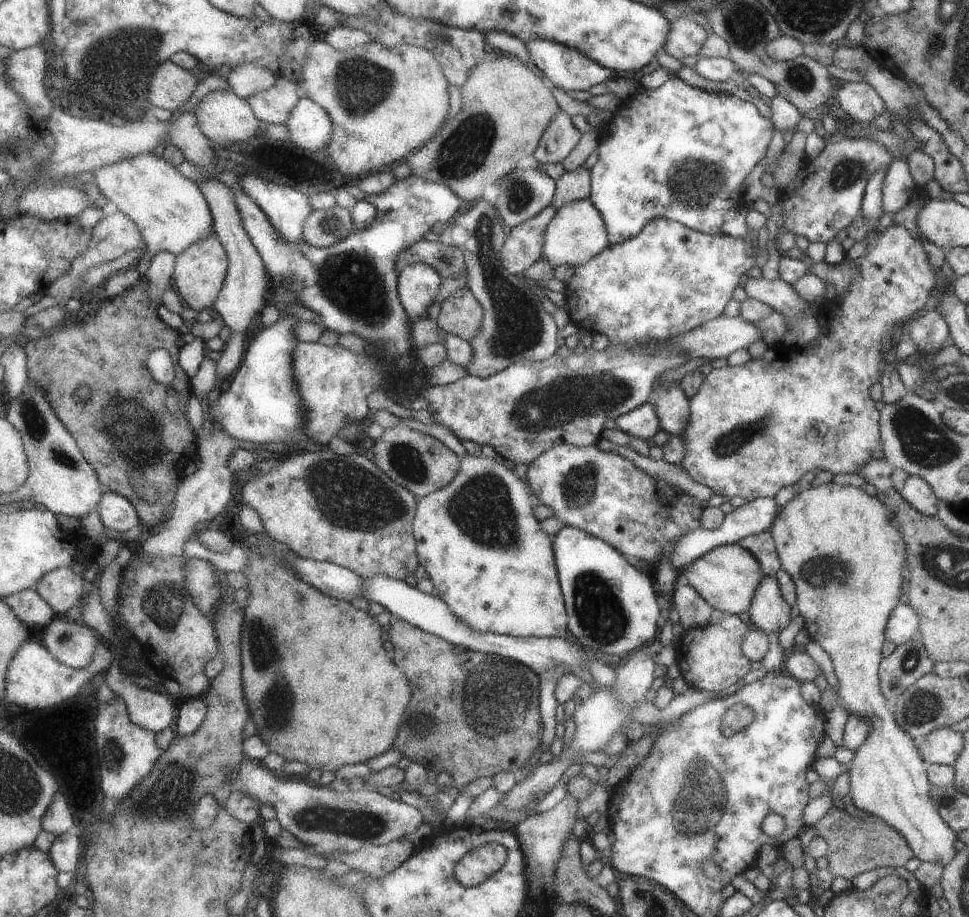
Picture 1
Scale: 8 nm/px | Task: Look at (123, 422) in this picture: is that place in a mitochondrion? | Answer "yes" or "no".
yes

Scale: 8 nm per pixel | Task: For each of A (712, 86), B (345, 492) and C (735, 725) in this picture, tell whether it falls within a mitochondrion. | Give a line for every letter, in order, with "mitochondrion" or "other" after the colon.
A: other
B: mitochondrion
C: mitochondrion

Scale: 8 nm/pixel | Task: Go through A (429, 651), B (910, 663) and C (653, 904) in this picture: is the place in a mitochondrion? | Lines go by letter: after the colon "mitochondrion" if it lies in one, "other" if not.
A: other
B: mitochondrion
C: mitochondrion

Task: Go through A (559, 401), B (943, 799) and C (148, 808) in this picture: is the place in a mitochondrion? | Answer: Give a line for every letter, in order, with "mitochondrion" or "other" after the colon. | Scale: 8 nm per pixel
A: mitochondrion
B: mitochondrion
C: mitochondrion

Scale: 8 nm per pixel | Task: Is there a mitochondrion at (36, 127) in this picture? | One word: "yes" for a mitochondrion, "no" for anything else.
no

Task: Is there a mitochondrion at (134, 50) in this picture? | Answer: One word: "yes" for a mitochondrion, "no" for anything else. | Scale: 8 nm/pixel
yes

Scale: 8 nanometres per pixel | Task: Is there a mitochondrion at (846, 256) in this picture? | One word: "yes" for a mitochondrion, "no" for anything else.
no

